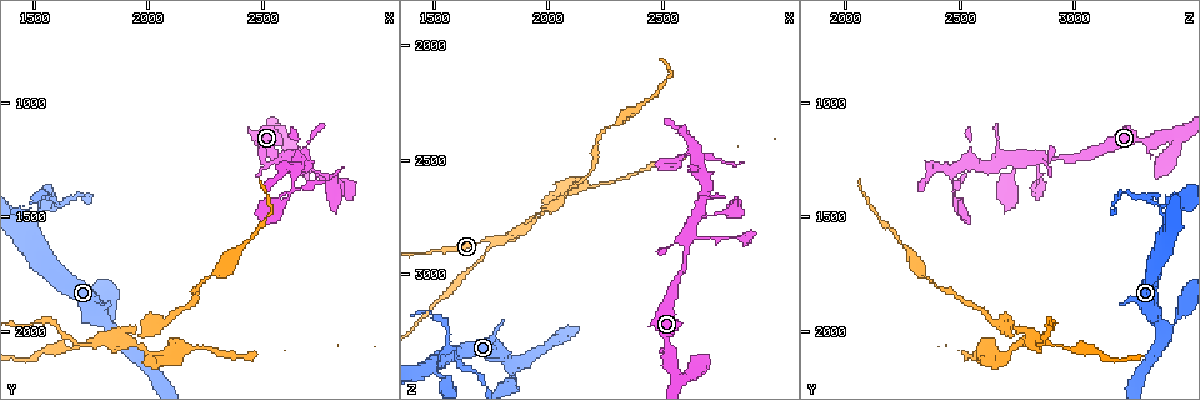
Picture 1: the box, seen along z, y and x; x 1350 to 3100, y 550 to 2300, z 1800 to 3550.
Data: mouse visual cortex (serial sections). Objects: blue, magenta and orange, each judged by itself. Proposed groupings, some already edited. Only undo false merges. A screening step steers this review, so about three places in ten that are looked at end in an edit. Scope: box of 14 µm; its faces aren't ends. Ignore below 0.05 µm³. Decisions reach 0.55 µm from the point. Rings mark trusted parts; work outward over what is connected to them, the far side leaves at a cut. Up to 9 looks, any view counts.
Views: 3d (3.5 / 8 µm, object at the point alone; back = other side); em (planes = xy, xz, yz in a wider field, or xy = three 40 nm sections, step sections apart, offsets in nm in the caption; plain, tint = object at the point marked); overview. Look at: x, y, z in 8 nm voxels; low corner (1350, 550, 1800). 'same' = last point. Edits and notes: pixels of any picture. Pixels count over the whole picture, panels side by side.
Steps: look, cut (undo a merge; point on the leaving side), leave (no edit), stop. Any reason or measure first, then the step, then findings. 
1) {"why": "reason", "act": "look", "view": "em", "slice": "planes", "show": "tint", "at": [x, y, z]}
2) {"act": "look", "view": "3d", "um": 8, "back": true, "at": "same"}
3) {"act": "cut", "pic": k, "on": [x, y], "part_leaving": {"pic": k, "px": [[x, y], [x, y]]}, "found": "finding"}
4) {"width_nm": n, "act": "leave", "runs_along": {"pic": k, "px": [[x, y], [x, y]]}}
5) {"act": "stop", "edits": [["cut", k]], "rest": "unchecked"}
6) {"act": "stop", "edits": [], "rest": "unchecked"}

{"why": "abrupt turn", "act": "look", "view": "3d", "um": 3.5, "at": [1770, 2060, 2860]}

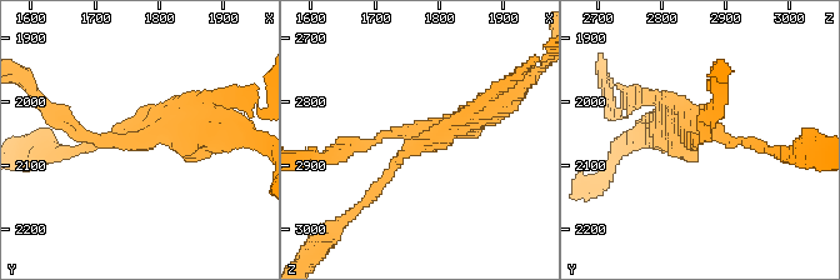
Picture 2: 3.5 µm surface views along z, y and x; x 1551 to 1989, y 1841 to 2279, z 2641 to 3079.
{"arms": 3, "arm_widths_nm": [150, 150, 350], "why": "shape alone is not enough", "act": "look", "view": "em", "slice": "xy", "step": 5, "show": "tint", "at": [1760, 2065, 2850]}

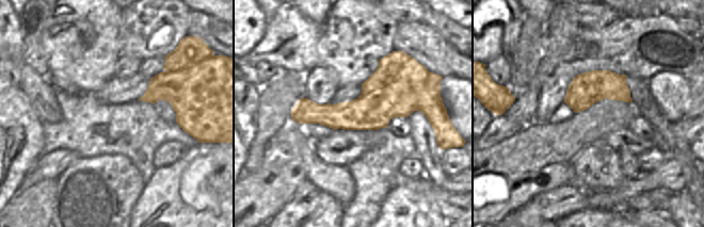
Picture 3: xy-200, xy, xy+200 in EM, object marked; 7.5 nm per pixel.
{"width_nm": 320, "act": "cut", "pic": 2, "on": [525, 68], "border": {"pic": 3, "px": [[414, 63], [362, 94]]}, "found": "two cells meet here"}

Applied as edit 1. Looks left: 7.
{"why": "redraw", "act": "look", "view": "overview"}

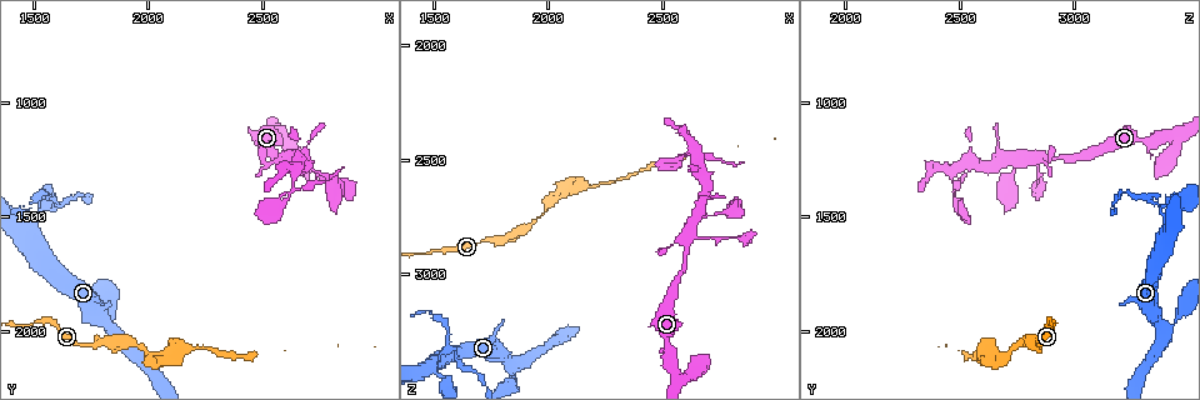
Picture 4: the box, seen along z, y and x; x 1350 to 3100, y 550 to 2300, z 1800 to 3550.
{"why": "sharp bend", "act": "look", "view": "3d", "um": 8, "at": [2130, 2090, 2620]}

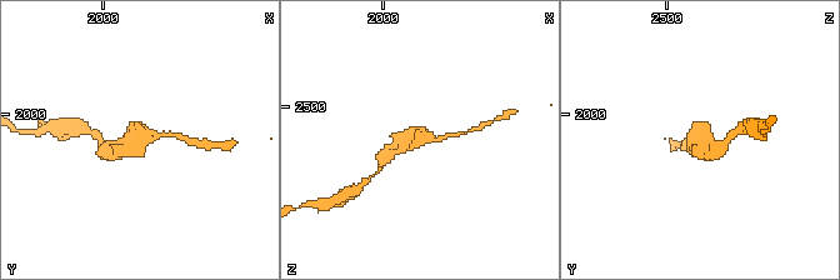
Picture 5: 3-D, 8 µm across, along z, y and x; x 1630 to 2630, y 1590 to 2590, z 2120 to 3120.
{"why": "closer look", "act": "look", "view": "3d", "um": 3.5, "at": [2130, 2090, 2610]}

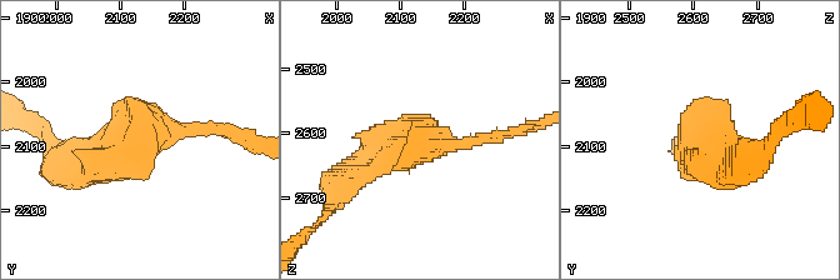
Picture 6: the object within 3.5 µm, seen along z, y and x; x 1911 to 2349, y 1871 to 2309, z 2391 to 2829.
{"act": "look", "view": "em", "slice": "xy", "step": 3, "show": "tint", "at": [2130, 2090, 2605]}

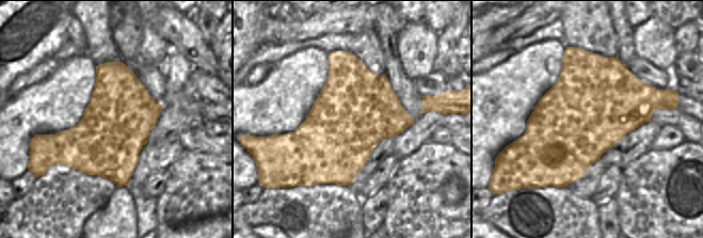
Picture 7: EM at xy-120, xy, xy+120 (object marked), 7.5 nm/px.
{"width_nm": 600, "act": "leave", "runs_along": {"pic": 6, "px": [[356, 176], [414, 138], [498, 135]]}, "found": "all the same cell"}

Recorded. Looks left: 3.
{"why": "side arm on a straight run", "act": "look", "view": "3d", "um": 3.5, "at": [2620, 1240, 2840]}

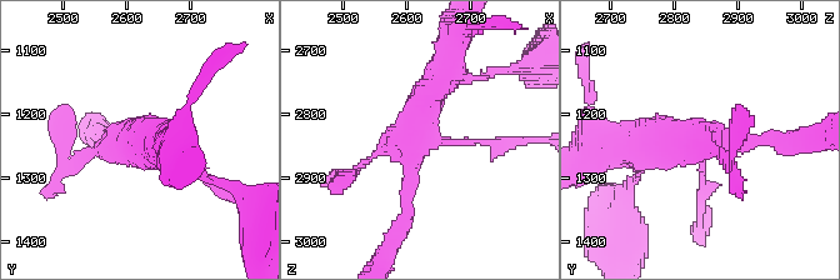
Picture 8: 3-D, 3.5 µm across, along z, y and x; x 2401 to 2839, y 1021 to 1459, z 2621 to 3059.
{"act": "look", "view": "em", "slice": "xy", "step": 2, "show": "tint", "at": [2615, 1245, 2835]}

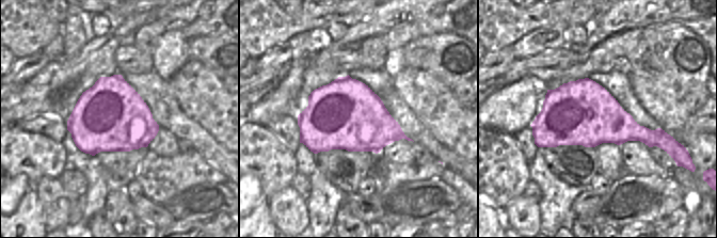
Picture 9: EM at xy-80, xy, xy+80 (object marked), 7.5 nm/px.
{"width_nm": 550, "act": "leave", "runs_along": {"pic": 8, "px": [[404, 218], [415, 119], [445, 64]]}, "found": "continuous, no second cell"}

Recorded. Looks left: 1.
{"why": "a narrow waist", "act": "look", "view": "3d", "um": 3.5, "at": [2810, 1350, 2840]}

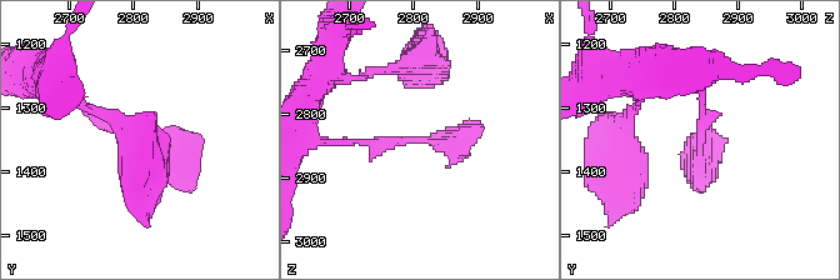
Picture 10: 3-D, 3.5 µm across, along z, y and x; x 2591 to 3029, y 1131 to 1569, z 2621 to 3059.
{"act": "leave", "runs_along": {"pic": 10, "px": [[75, 98], [159, 155], [201, 140]]}, "found": "all the same cell"}

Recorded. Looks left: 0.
{"act": "stop", "edits": [["cut", 2]], "rest": "unchecked"}

